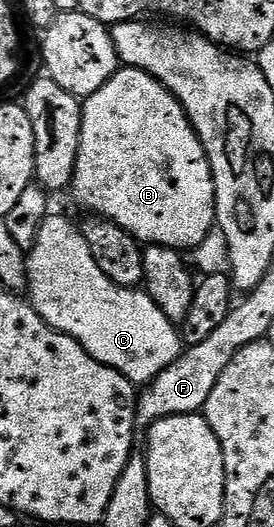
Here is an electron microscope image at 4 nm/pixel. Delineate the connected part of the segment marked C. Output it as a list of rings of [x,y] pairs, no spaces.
[[[56,215],[46,217],[39,227],[33,248],[28,250],[27,264],[27,293],[29,291],[28,296],[37,314],[53,329],[74,337],[83,351],[91,355],[91,359],[119,371],[119,375],[127,378],[132,385],[148,385],[164,369],[171,367],[175,359],[181,357],[183,342],[178,326],[157,306],[153,296],[145,292],[144,288],[128,289],[107,279],[103,267],[95,263],[95,255],[91,255],[91,247],[76,220],[68,221]]]

